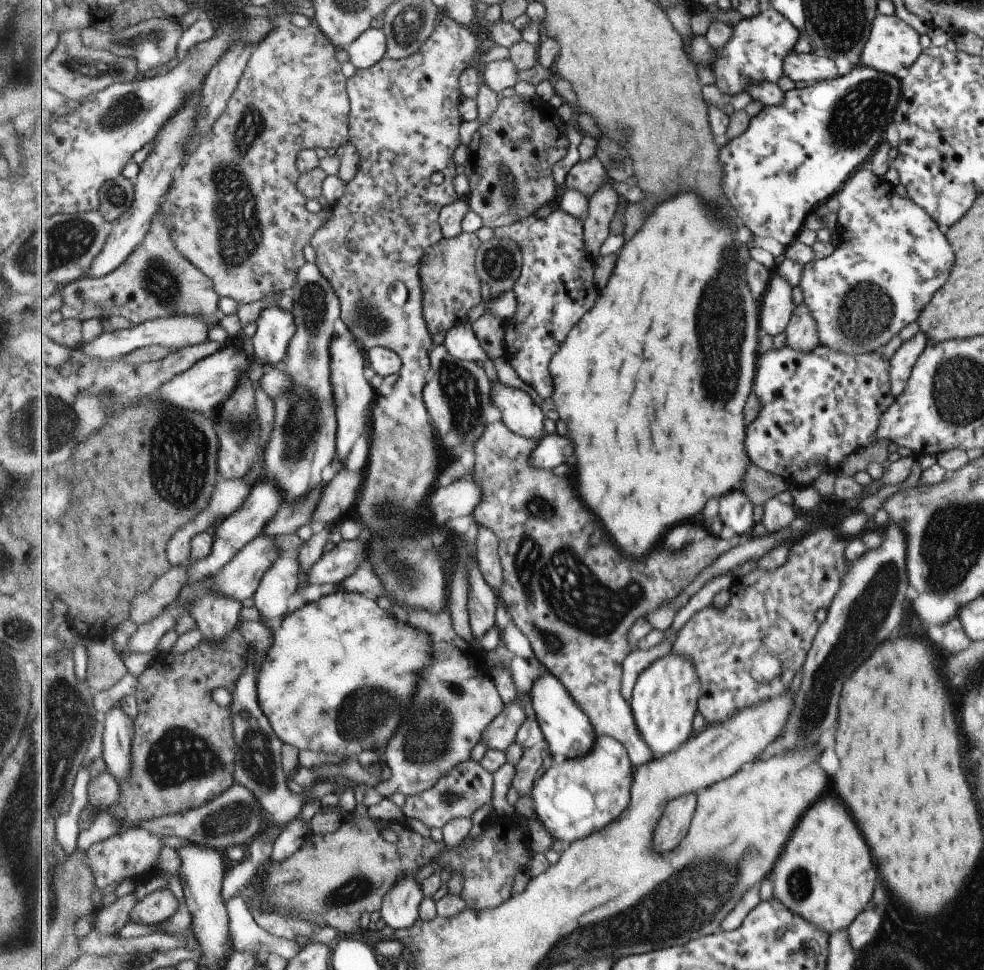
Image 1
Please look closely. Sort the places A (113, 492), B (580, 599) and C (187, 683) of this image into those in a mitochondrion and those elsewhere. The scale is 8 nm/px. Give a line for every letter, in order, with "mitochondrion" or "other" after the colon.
A: other
B: mitochondrion
C: other

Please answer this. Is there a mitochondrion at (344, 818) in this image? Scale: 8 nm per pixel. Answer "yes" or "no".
no

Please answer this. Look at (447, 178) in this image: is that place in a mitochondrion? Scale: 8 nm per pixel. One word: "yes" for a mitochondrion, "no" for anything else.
no

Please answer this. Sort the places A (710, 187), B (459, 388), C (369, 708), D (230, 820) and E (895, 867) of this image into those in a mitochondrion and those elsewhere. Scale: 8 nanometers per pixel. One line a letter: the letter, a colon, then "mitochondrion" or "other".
A: mitochondrion
B: mitochondrion
C: mitochondrion
D: mitochondrion
E: other

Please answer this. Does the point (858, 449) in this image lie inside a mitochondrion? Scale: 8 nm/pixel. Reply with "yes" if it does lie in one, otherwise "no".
no

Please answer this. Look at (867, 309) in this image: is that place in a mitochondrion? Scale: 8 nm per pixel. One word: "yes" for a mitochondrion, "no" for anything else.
yes

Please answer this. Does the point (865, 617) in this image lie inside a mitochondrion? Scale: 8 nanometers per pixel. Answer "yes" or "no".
yes

